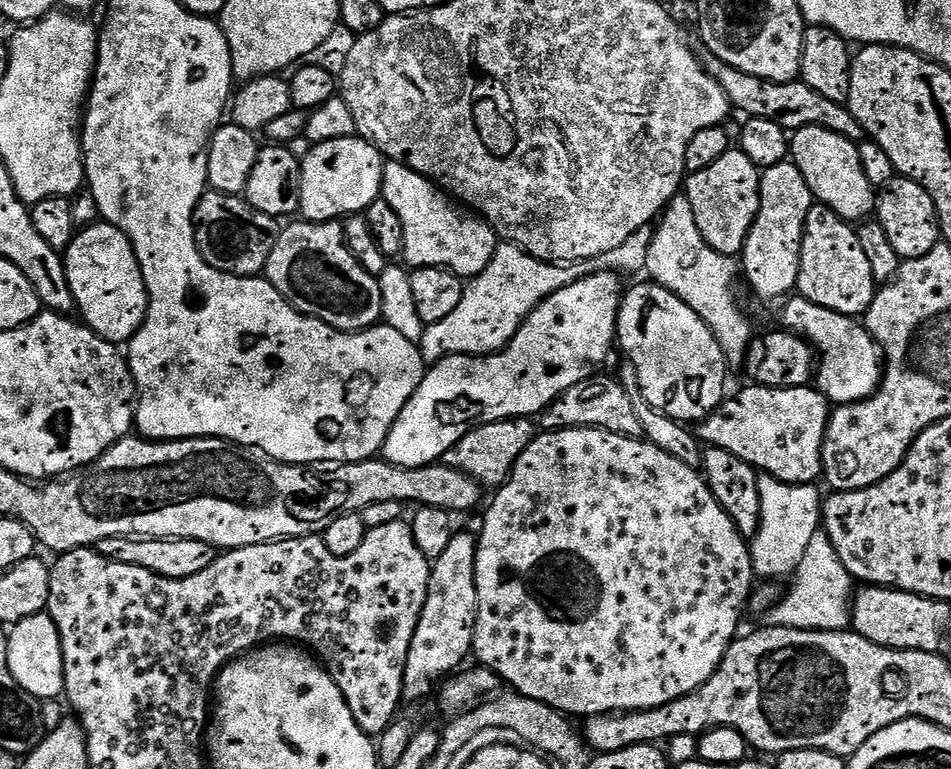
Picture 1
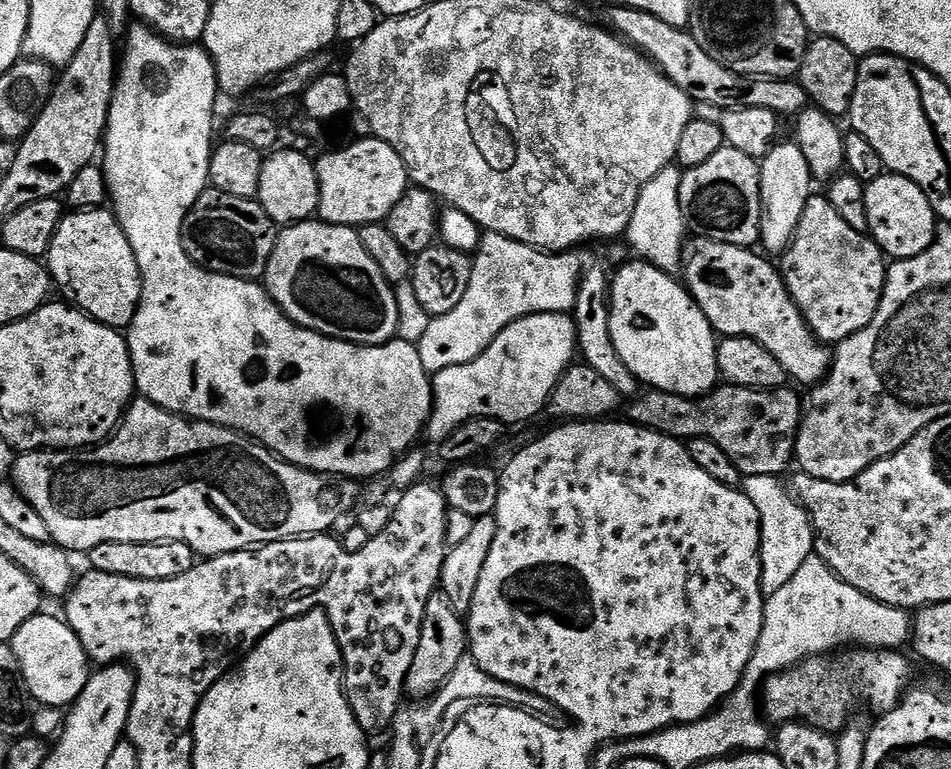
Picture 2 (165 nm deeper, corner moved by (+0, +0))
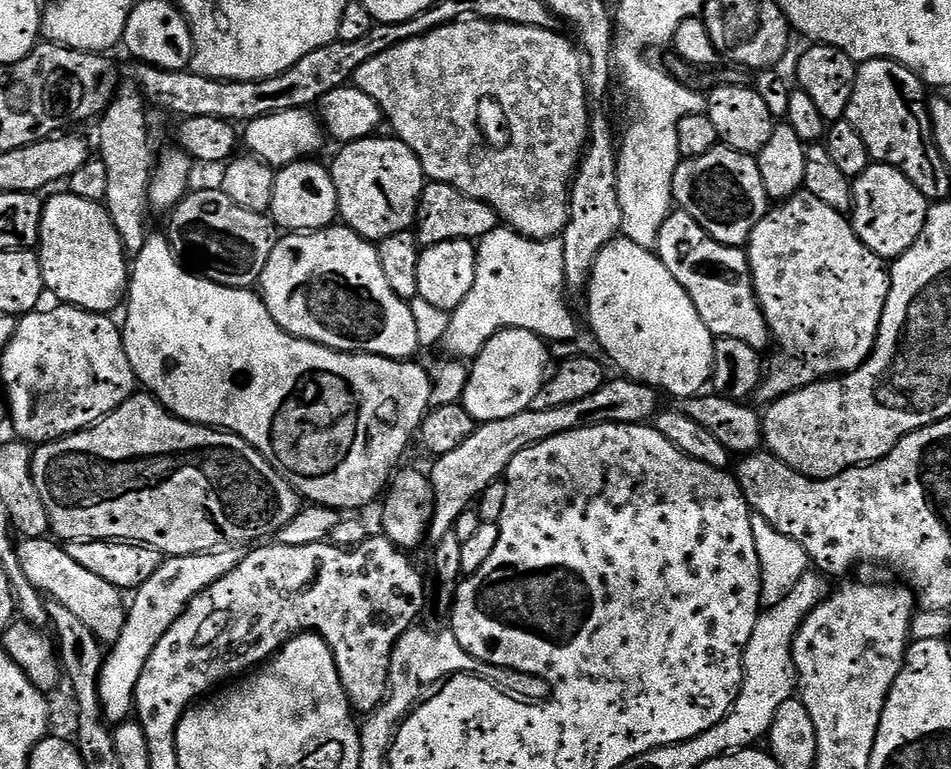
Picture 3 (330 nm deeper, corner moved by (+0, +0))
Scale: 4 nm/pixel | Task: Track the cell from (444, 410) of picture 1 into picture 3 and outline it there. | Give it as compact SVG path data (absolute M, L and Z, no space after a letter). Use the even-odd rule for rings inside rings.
M507 328L491 336L476 359L471 361L468 381L462 399L464 409L478 422L514 418L514 414L528 411L535 405L536 396L540 389L544 387L546 373L549 371L548 348L549 345L530 330Z

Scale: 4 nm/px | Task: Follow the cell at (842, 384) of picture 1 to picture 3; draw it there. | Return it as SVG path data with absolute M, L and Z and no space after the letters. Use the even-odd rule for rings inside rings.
M674 210L666 222L662 222L656 248L666 270L670 270L686 294L690 294L702 322L706 322L713 337L746 342L746 346L757 350L769 347L768 323L756 297L748 253L743 247L732 248L718 242L706 234L690 214Z

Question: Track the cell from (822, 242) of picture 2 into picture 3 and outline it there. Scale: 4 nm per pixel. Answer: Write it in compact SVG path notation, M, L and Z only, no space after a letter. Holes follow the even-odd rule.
M801 190L796 195L789 196L787 200L769 207L768 212L758 222L758 226L754 226L754 230L750 234L746 245L746 251L748 253L748 265L752 271L752 281L754 282L756 297L760 303L762 314L768 323L768 334L774 348L776 344L776 353L773 354L772 361L769 364L767 361L766 375L761 379L760 387L754 393L755 399L758 398L761 400L761 405L767 406L772 404L775 400L780 400L783 396L796 392L799 388L806 388L811 384L817 384L820 380L831 380L846 376L849 372L858 370L858 366L862 366L868 361L868 356L872 353L872 347L880 329L882 310L886 306L886 298L892 285L892 278L889 265L881 260L880 257L875 256L860 241L858 234L852 229L851 219L845 213L826 206L826 202L821 202L819 198L814 198L814 194Z

